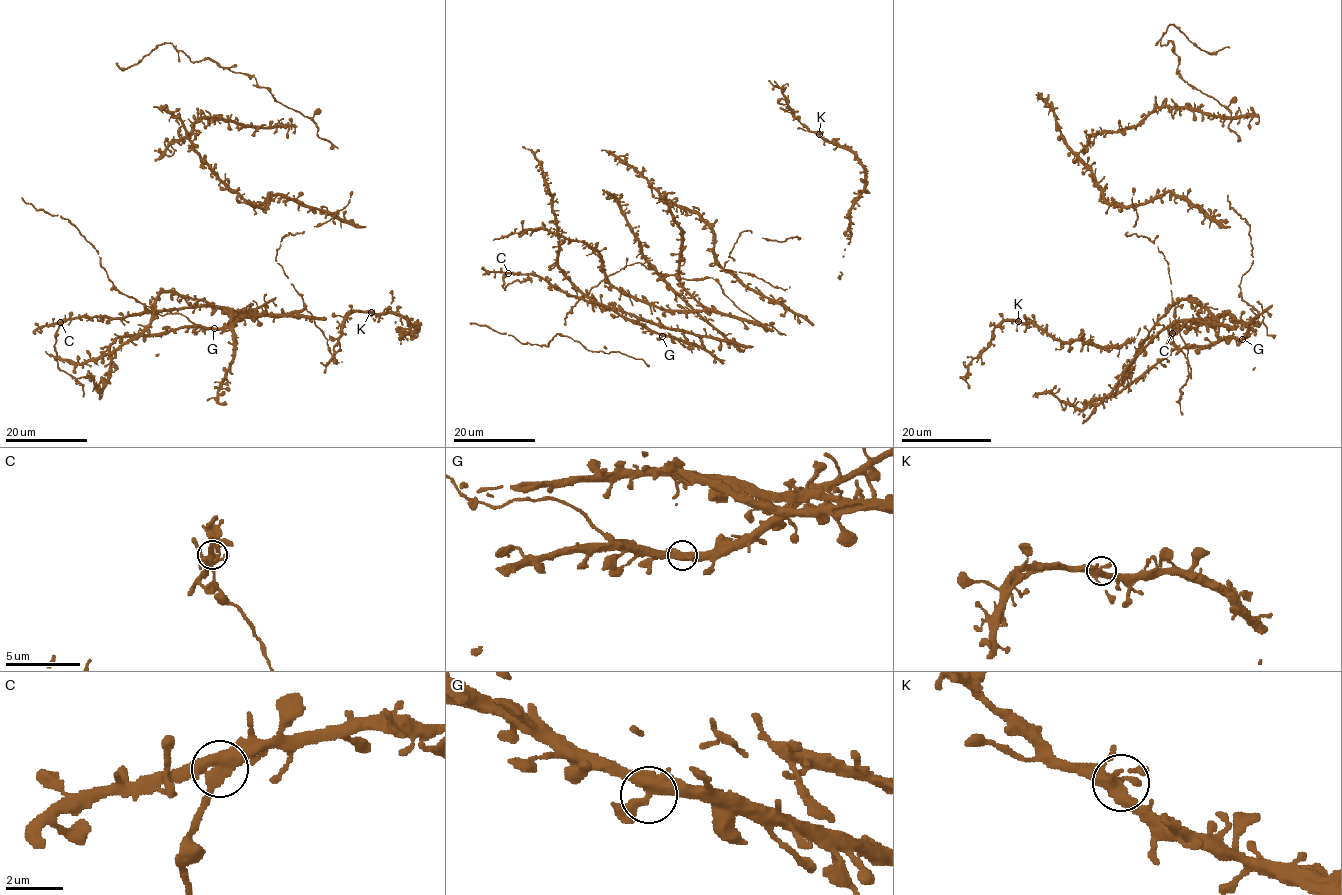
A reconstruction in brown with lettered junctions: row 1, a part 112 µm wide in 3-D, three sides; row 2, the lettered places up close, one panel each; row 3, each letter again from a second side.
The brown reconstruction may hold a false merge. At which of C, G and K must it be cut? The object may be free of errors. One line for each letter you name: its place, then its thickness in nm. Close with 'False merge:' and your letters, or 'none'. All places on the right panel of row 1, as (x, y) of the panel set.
C: (1172, 333) | 400 nm
False merge: C

